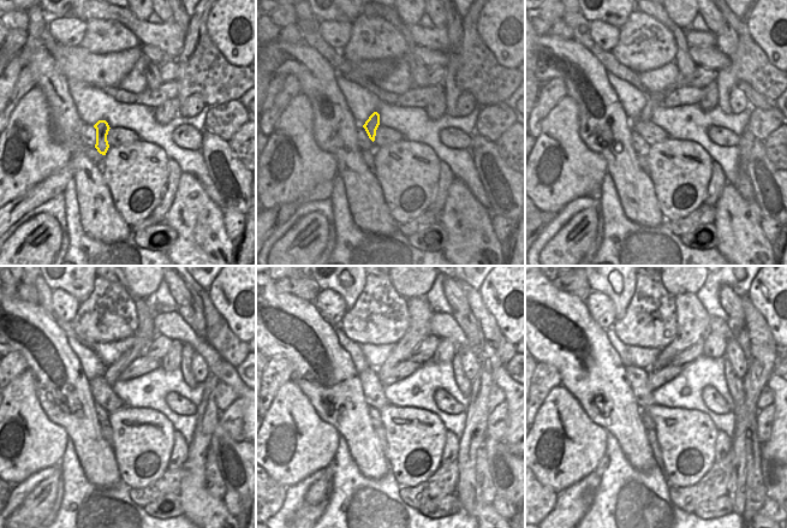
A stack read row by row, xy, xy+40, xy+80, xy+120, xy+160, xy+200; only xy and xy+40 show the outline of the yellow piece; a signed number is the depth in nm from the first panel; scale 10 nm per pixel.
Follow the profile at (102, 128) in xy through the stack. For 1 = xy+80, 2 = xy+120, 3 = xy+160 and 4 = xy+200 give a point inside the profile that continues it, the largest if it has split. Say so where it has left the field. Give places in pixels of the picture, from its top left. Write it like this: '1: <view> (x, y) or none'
1: xy+80 (645, 114)
2: xy+120 (112, 372)
3: xy+160 (419, 312)
4: xy+200 (693, 320)

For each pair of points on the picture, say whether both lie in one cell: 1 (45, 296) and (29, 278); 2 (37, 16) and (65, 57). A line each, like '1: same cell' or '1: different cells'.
1: same cell
2: different cells

